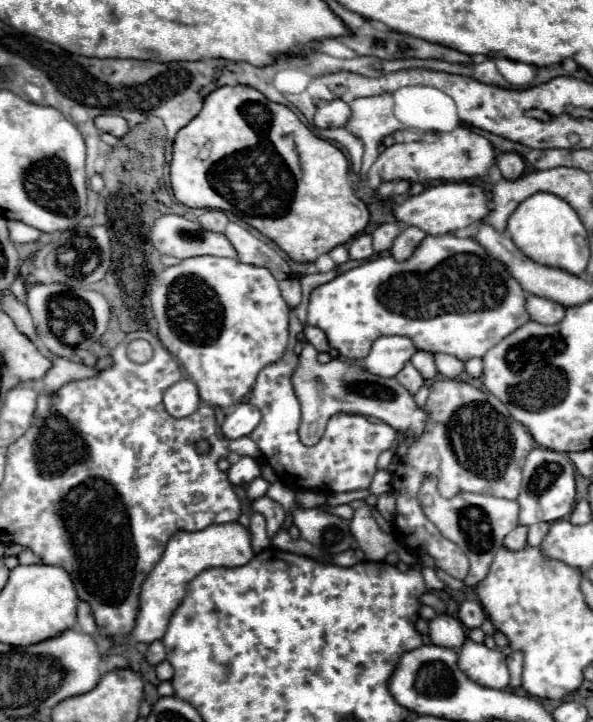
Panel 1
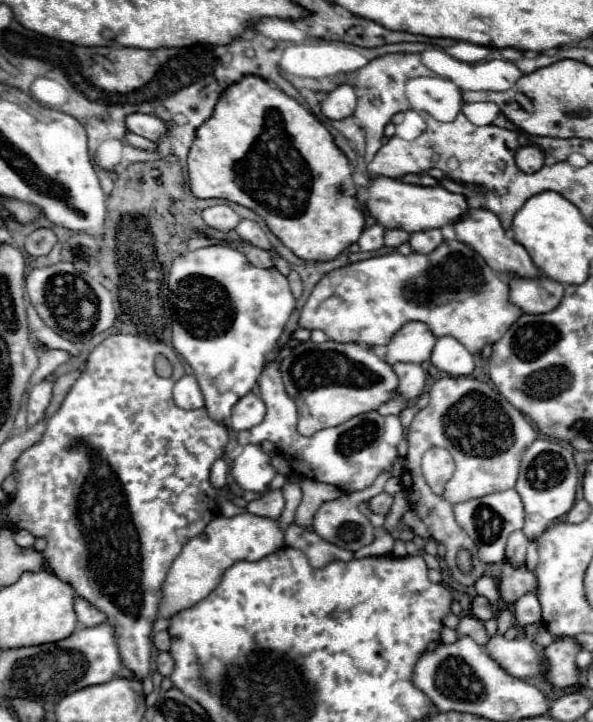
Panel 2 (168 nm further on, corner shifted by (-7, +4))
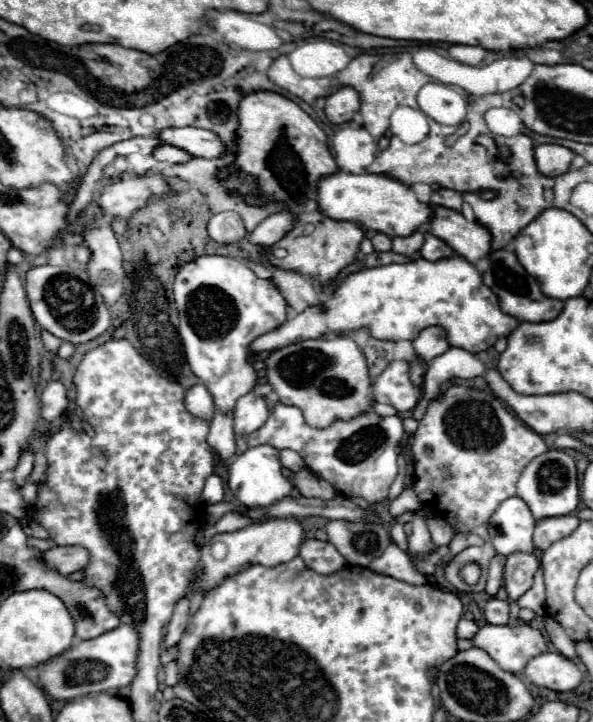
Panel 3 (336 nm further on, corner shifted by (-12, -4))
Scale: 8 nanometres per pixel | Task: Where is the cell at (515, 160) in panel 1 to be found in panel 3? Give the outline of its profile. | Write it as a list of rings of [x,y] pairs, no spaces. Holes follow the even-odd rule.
[[[558,144],[536,146],[536,164],[544,176],[560,176],[568,172],[574,156],[576,154],[570,148],[564,148]]]

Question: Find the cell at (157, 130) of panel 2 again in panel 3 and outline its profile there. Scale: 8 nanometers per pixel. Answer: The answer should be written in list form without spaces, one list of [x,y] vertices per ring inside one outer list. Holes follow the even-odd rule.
[[[168,128],[156,136],[162,138],[166,144],[184,148],[186,152],[200,158],[220,158],[228,150],[220,136],[202,128]]]

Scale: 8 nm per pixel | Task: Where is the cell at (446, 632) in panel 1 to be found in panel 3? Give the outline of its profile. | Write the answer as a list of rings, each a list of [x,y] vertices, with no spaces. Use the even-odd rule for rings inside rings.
[[[516,622],[514,626],[484,624],[472,644],[486,650],[500,668],[512,674],[522,674],[528,660],[548,650],[546,634],[526,622]]]

